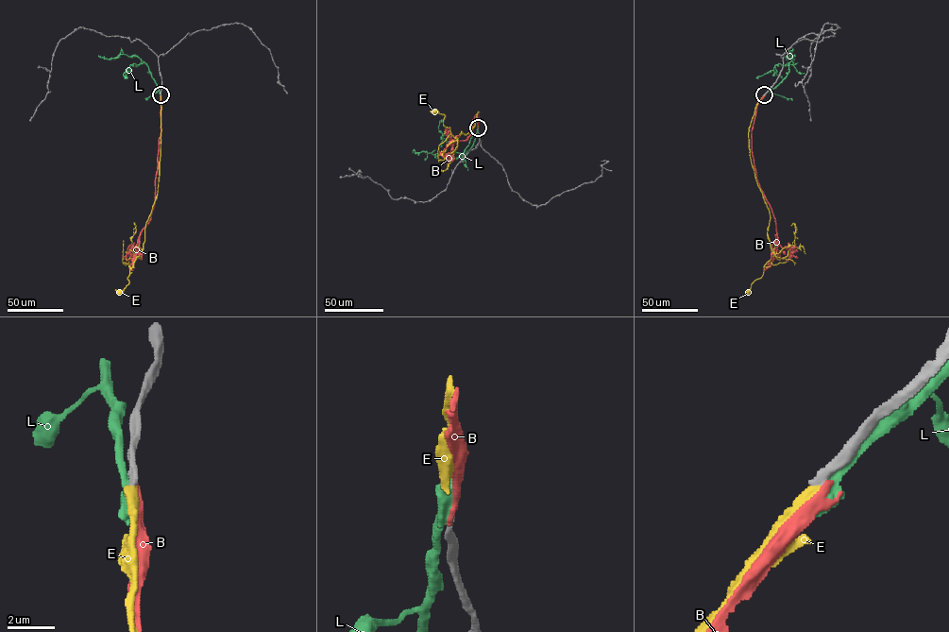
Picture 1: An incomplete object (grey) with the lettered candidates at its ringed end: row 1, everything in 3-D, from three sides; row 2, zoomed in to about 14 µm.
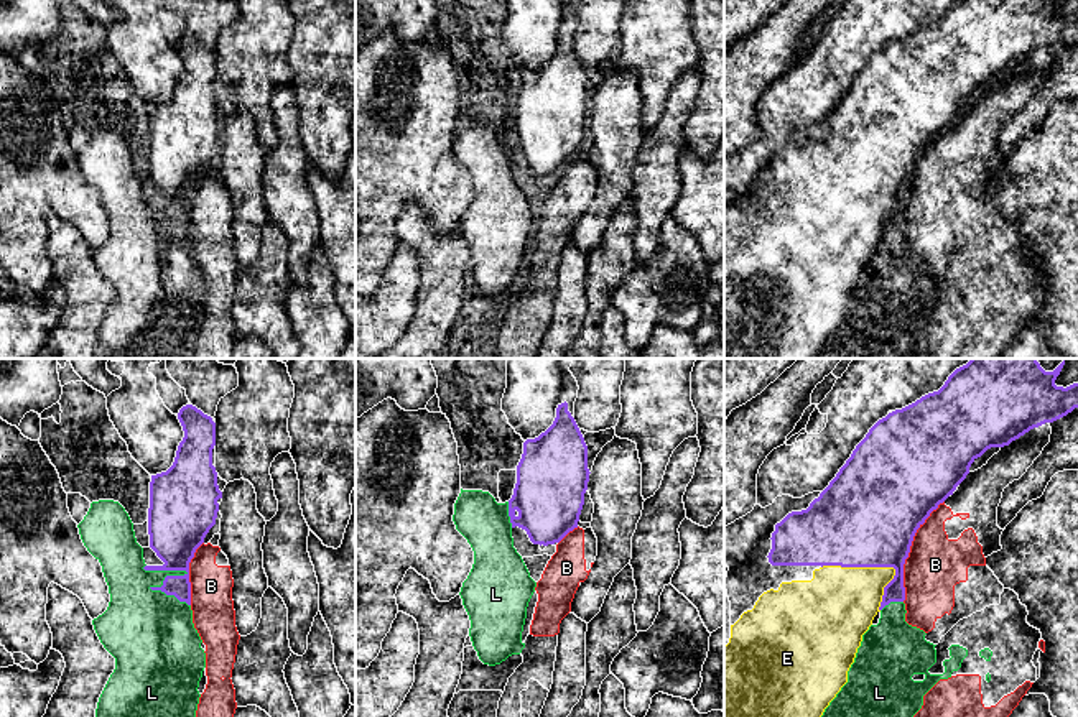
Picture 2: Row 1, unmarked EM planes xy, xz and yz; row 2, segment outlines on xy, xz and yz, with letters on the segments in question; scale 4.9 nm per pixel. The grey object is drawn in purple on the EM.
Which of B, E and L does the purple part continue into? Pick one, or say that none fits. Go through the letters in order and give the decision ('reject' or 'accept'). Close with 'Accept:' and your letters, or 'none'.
B: reject
E: accept
L: reject
Accept: E

